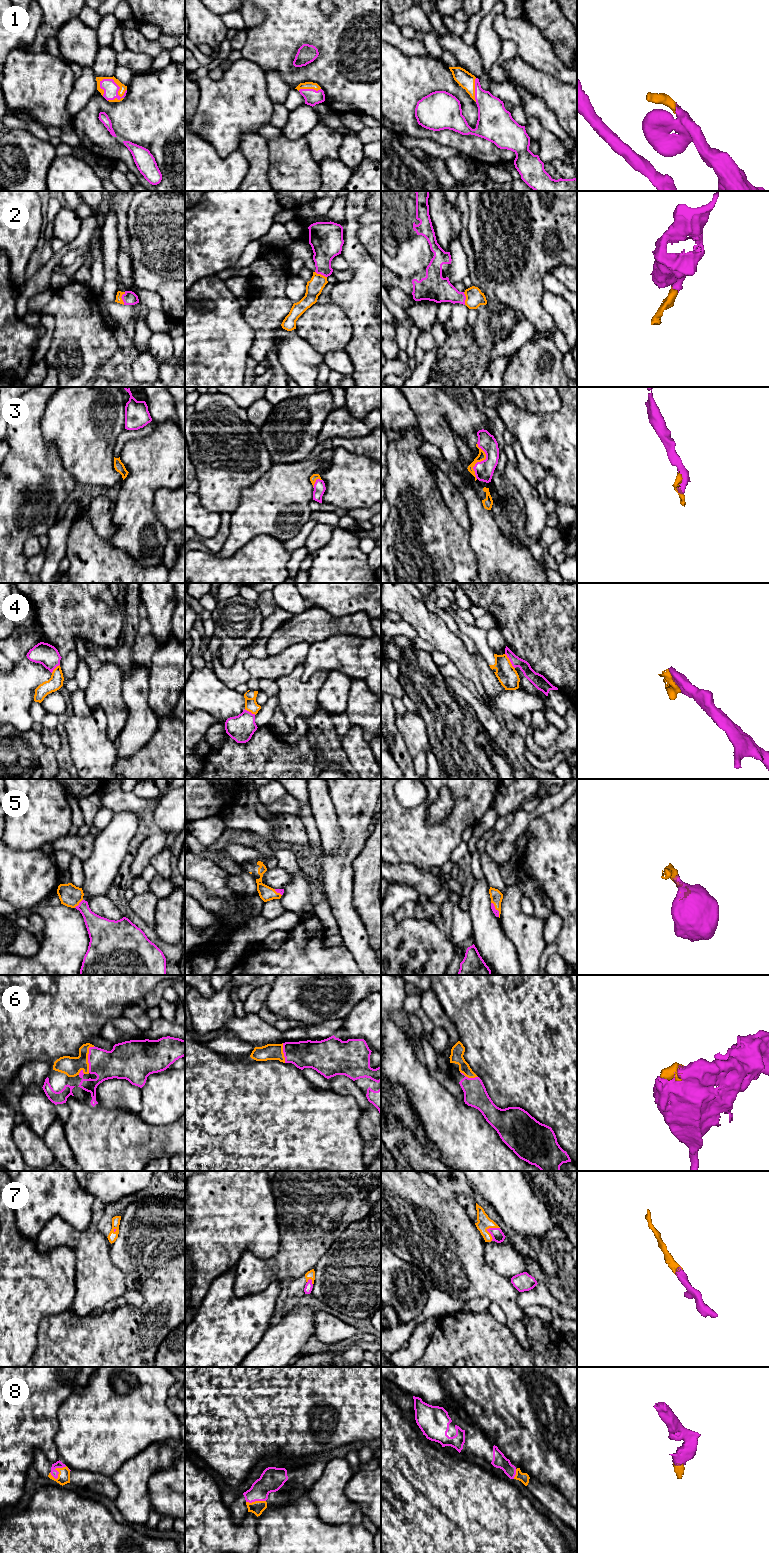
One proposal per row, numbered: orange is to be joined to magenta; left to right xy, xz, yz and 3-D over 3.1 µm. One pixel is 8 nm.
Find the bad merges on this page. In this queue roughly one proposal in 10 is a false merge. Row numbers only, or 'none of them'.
none of them

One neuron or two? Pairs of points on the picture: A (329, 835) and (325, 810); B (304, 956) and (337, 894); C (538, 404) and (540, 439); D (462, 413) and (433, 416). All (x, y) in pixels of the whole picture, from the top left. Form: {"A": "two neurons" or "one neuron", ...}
{"A": "one neuron", "B": "two neurons", "C": "two neurons", "D": "one neuron"}

